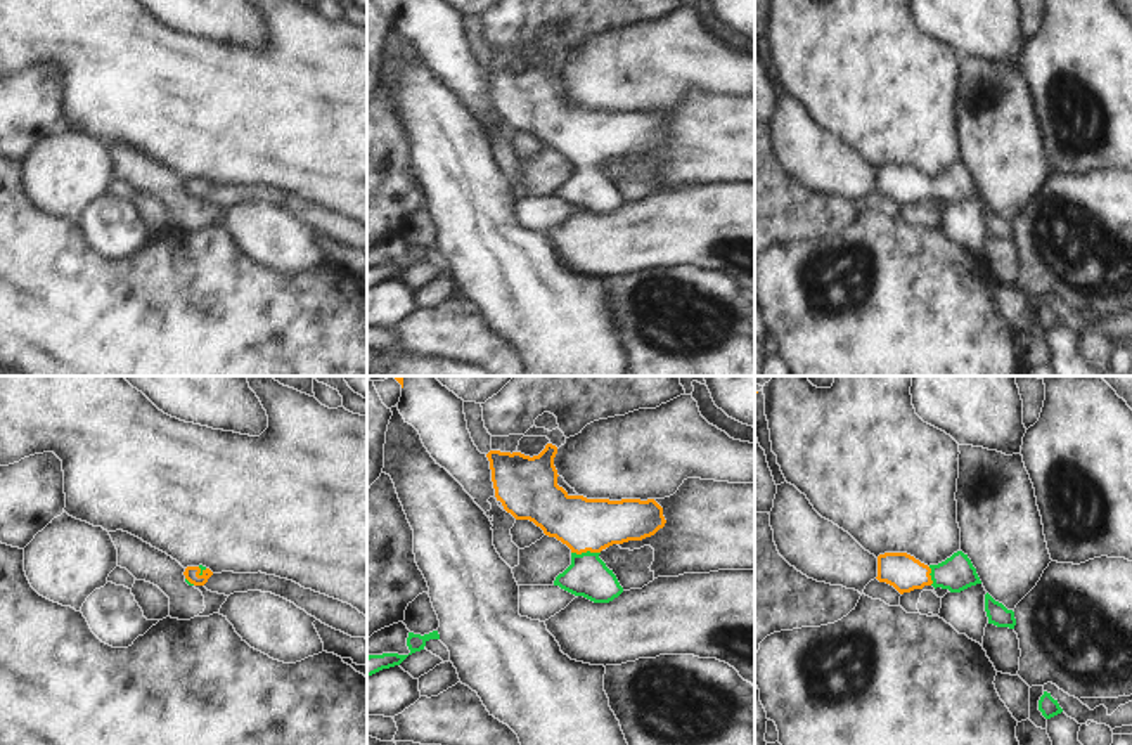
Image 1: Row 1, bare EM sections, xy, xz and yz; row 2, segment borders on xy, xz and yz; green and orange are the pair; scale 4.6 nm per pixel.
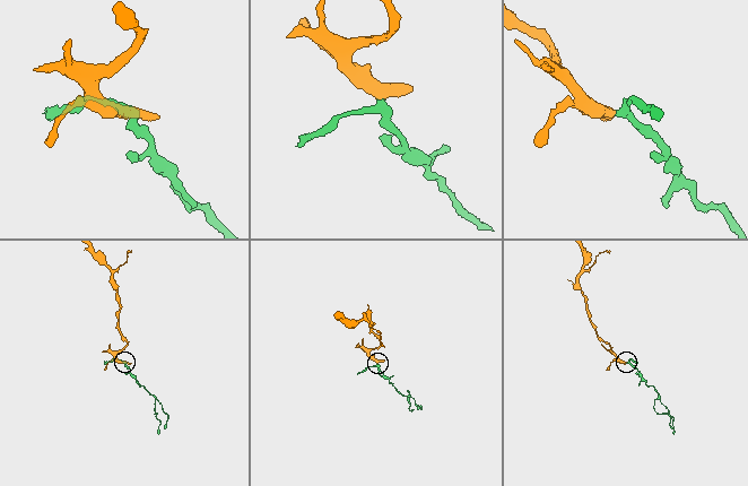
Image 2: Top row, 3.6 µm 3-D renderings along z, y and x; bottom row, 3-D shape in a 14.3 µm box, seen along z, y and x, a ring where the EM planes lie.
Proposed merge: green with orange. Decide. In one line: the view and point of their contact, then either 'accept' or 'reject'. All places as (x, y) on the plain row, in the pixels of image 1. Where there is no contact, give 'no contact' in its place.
xz (587, 163) | accept

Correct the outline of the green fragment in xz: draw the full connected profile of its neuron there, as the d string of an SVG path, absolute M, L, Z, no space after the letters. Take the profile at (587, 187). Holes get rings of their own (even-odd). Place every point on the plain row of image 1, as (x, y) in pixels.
M547 55L533 69L521 64L490 62L486 69L490 73L495 109L516 132L533 133L545 147L556 149L571 161L571 177L556 189L554 198L594 215L609 215L623 204L623 199L613 182L599 170L601 163L613 156L642 152L654 147L666 135L663 120L654 111L609 113L569 107L557 97L556 66L557 59L552 55Z

